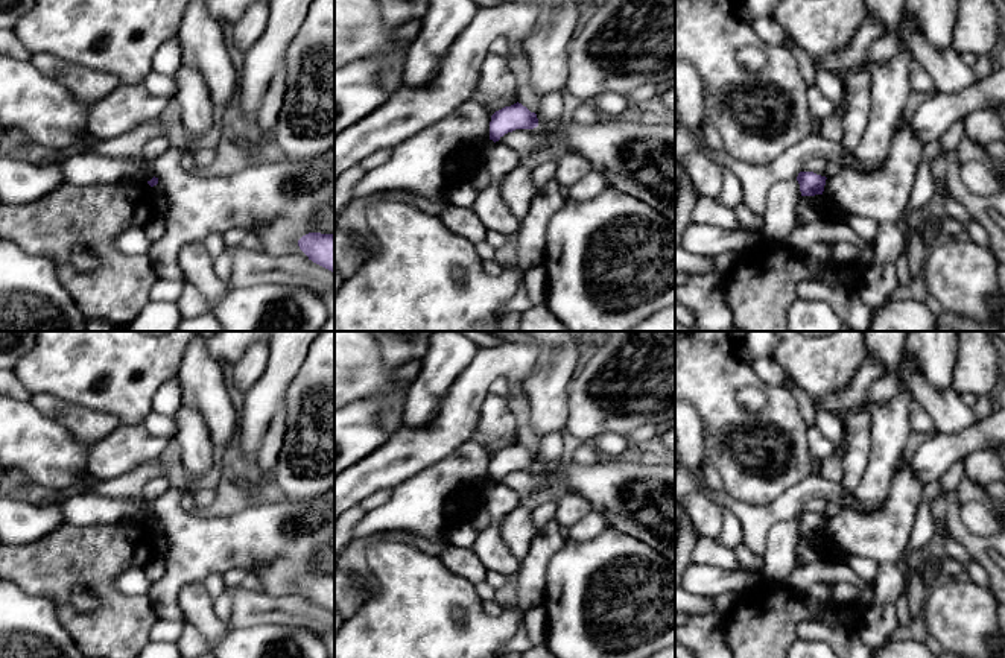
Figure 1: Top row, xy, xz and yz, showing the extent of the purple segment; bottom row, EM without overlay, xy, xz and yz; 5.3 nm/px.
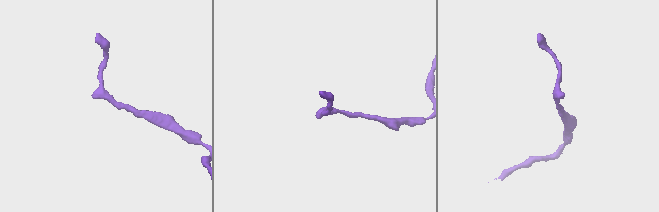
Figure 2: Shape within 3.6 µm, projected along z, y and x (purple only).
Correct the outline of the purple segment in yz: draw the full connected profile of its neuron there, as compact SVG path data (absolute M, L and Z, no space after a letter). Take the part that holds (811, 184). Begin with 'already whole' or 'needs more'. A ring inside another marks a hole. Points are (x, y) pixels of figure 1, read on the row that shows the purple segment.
already whole; M800 172L797 181L800 184L801 196L823 195L826 185L826 176L813 172Z

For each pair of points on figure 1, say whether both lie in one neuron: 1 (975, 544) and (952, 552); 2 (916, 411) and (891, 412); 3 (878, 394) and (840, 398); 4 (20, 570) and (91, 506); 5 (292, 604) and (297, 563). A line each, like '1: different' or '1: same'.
1: different
2: different
3: different
4: different
5: different

